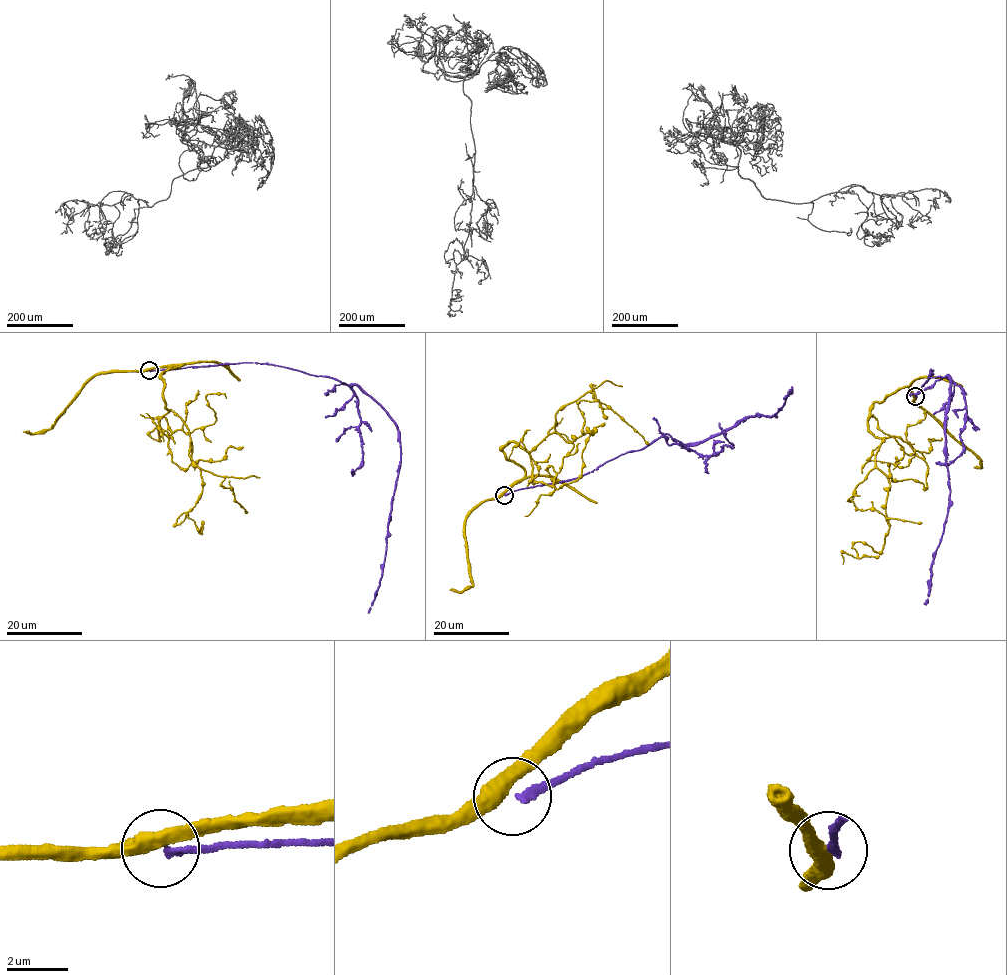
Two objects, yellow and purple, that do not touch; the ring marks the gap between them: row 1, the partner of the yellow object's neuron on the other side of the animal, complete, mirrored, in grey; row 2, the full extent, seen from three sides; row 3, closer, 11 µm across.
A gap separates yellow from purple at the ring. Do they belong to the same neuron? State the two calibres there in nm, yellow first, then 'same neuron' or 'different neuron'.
460 nm thick on the yellow side, 200 nm on the other; different neuron

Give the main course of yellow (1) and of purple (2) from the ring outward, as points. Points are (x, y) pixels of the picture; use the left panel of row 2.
1: (148, 370), (183, 364), (161, 374), (163, 400), (189, 430), (202, 491), (175, 524), (187, 512), (201, 535)
2: (149, 370), (273, 364), (359, 385), (386, 411), (398, 430), (400, 468), (392, 496), (382, 576), (368, 613)

